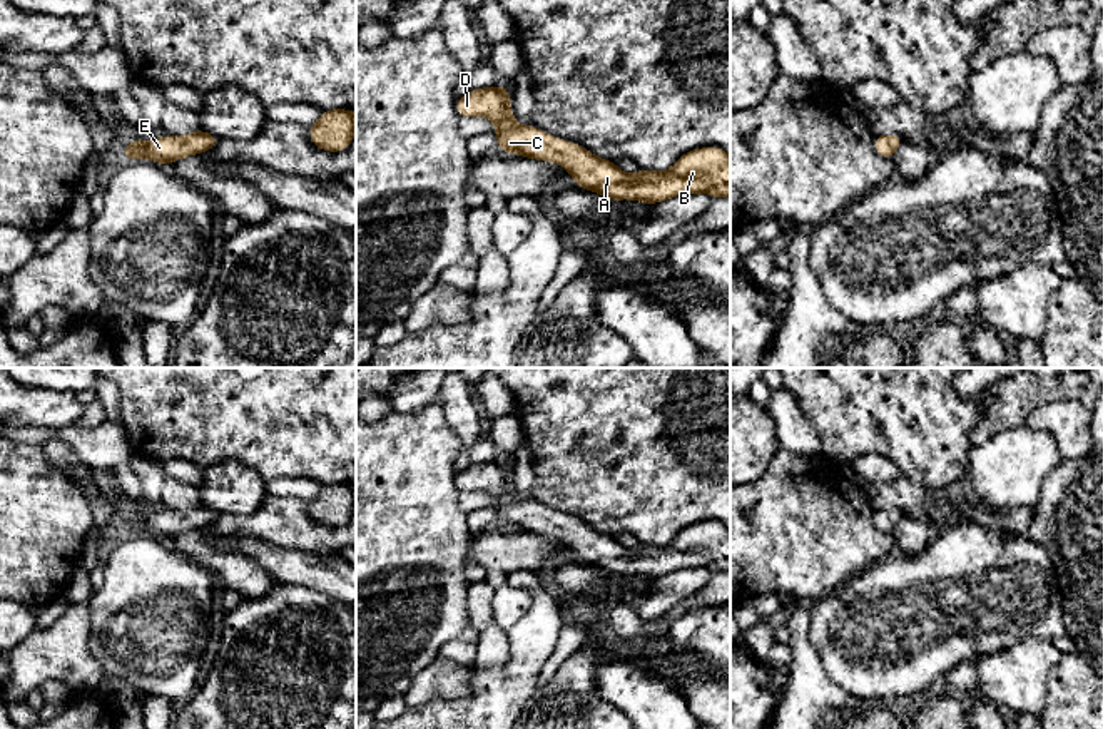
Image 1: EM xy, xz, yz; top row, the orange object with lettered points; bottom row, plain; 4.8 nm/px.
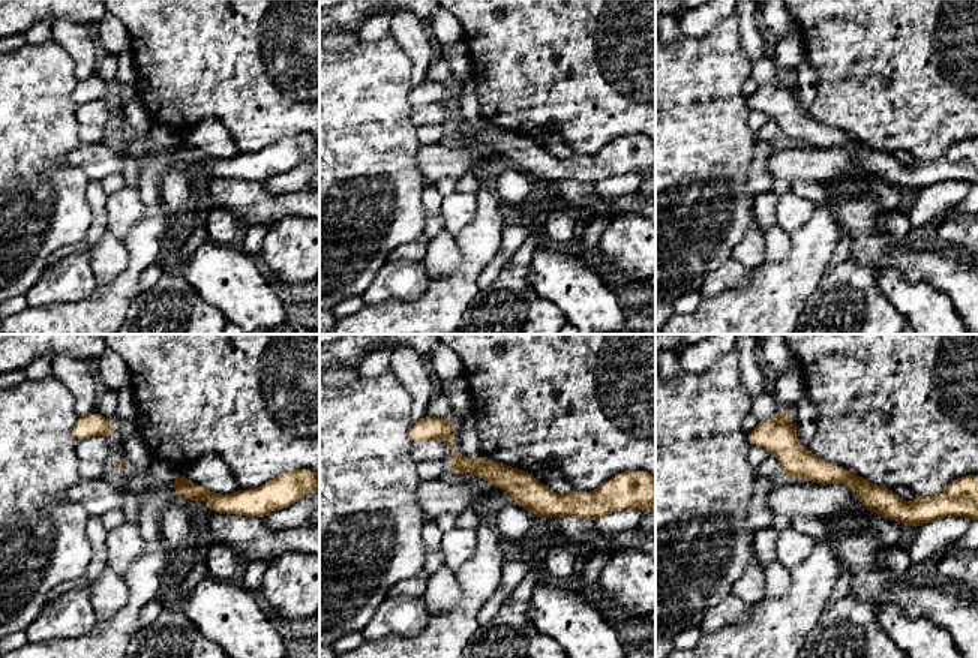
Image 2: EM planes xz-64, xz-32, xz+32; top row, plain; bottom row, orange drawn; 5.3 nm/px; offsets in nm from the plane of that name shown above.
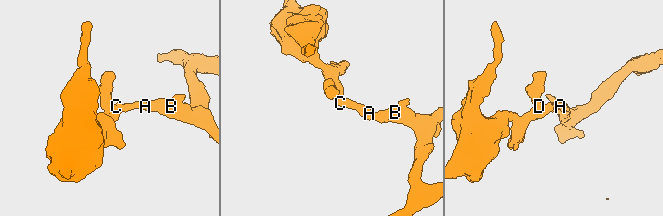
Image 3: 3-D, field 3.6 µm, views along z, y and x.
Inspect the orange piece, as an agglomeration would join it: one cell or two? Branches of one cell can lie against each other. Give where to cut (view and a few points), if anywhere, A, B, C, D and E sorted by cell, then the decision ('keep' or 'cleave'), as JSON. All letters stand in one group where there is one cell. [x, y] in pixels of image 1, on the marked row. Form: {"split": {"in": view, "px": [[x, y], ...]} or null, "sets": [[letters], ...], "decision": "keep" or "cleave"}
{"split": null, "sets": [["A", "B", "C", "D", "E"]], "decision": "keep"}

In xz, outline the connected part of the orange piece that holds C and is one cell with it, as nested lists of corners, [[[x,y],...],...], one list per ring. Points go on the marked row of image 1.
[[[503,84],[471,89],[456,99],[456,110],[460,117],[490,119],[501,152],[560,164],[575,186],[610,201],[658,204],[684,194],[730,197],[730,155],[720,147],[692,149],[667,171],[640,169],[637,174],[625,174],[615,162],[603,161],[575,142],[562,140],[531,124],[516,124],[508,87]]]

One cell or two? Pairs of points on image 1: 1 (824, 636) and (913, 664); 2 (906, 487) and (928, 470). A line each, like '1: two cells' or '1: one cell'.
1: one cell
2: two cells

